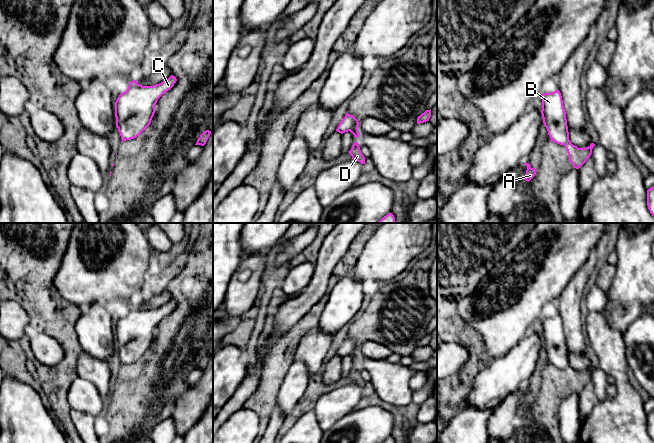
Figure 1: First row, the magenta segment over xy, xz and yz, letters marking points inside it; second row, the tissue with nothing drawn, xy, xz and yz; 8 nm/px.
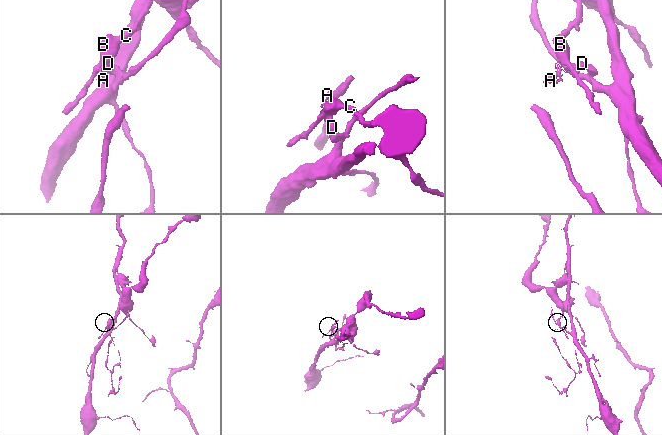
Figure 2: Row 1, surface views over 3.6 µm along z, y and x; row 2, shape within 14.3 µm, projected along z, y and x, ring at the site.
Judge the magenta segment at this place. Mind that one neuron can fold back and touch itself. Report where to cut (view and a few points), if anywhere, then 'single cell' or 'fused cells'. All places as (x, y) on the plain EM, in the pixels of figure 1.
cut yz (569, 365), (564, 369); fused cells

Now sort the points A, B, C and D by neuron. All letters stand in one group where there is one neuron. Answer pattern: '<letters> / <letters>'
A D / B C

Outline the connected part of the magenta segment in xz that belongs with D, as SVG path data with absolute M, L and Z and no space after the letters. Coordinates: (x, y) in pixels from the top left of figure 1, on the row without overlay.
M358 366L353 367L352 372L349 375L349 378L352 380L353 384L358 385L362 388L365 388L365 381L361 377Z

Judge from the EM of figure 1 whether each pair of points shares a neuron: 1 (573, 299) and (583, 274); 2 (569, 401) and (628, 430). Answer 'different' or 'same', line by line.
1: same
2: different

